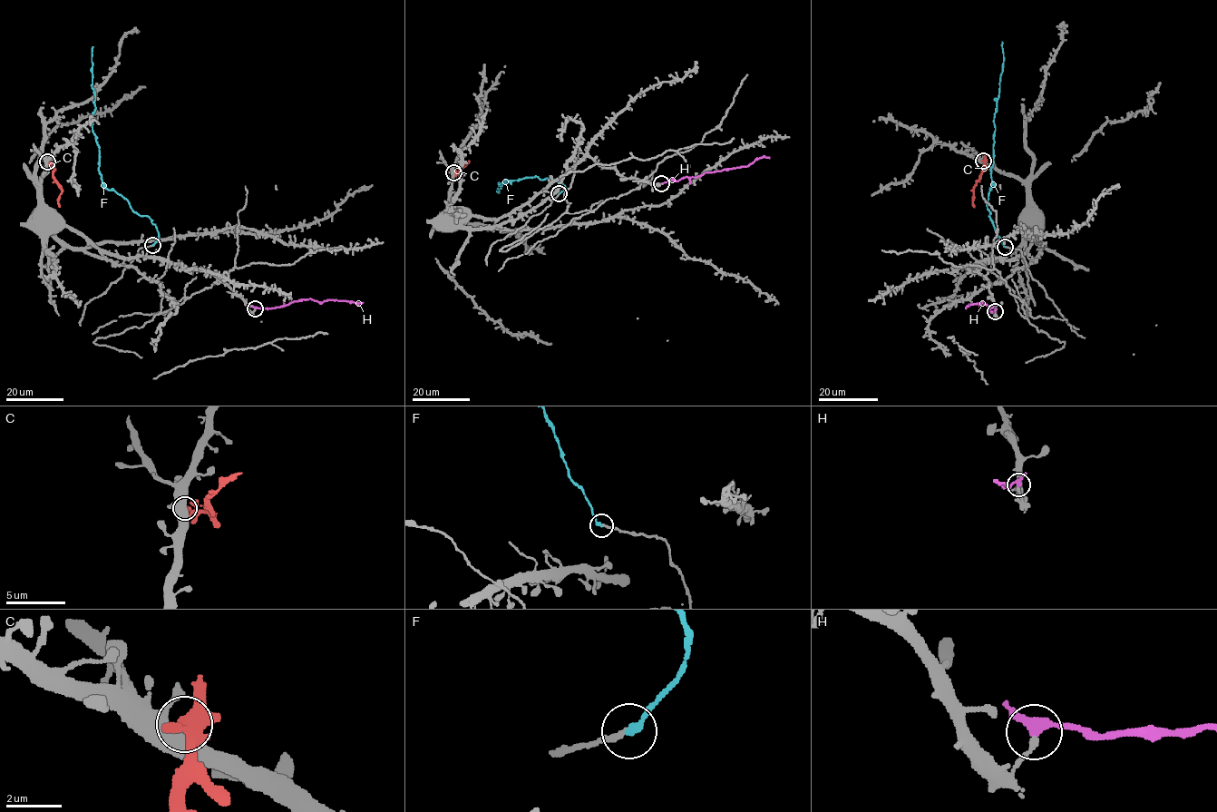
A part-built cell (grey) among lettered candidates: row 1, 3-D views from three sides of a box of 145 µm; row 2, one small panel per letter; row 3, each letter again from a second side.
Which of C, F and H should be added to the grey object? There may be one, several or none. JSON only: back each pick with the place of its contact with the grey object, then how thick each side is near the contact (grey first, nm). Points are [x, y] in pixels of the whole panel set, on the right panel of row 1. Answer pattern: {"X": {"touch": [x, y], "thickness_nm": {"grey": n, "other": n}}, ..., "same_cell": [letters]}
{"F": {"touch": [1005, 247], "thickness_nm": {"grey": 190, "other": 240}}, "same_cell": ["F"]}

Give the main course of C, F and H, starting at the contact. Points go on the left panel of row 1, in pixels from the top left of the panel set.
C: (47, 161), (52, 165), (53, 178), (61, 190), (60, 207)
F: (152, 245), (158, 239), (156, 226), (102, 184), (92, 115), (95, 106), (92, 46)
H: (255, 308), (275, 308), (309, 298), (320, 302), (363, 302)

